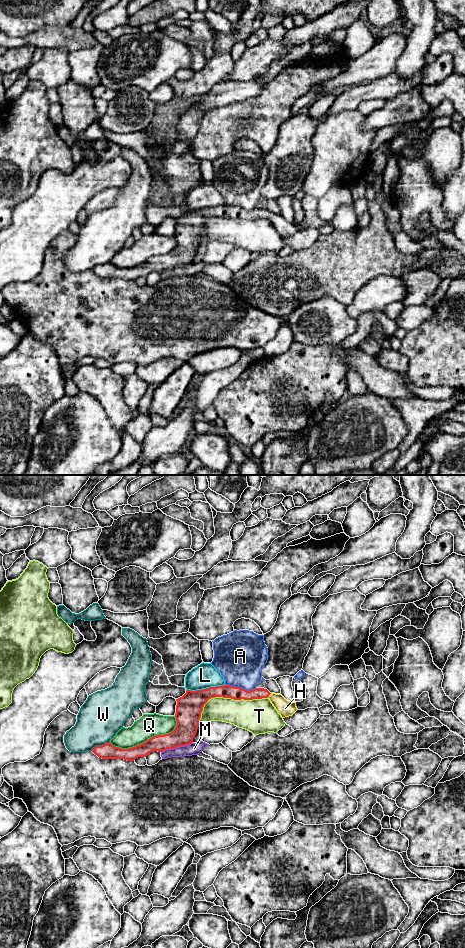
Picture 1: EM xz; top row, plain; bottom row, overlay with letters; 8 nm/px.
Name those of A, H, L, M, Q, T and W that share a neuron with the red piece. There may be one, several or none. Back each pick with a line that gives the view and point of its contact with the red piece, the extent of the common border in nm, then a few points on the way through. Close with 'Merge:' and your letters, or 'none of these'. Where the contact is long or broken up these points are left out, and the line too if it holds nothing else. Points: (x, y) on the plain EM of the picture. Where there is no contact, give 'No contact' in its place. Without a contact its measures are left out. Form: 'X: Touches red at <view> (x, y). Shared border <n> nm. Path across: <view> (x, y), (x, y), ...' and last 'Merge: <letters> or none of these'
H: Touches red at xz (269, 214). Shared border 50 nm. Path across: xz (238, 213), (269, 214), (285, 228)
Merge: H

